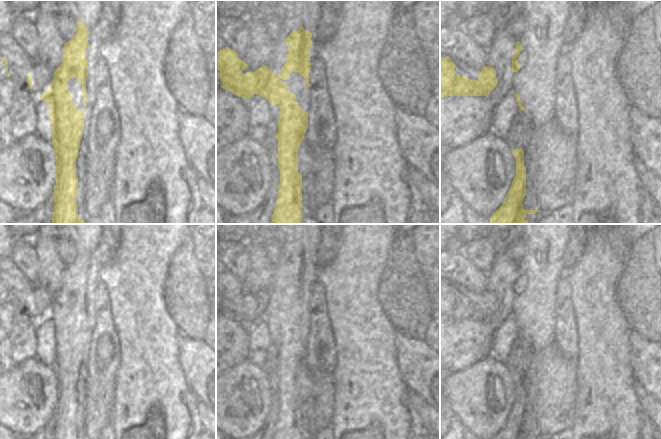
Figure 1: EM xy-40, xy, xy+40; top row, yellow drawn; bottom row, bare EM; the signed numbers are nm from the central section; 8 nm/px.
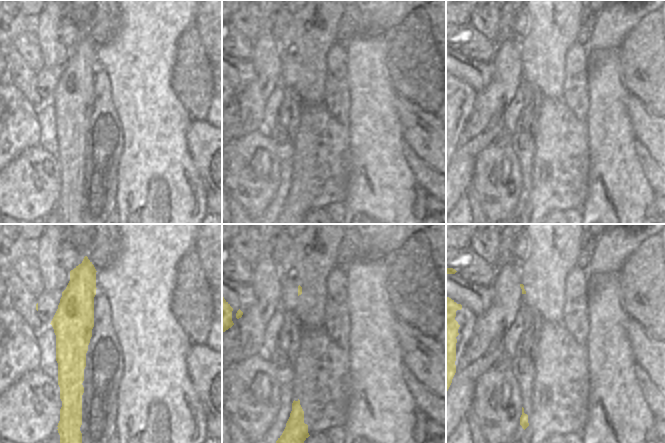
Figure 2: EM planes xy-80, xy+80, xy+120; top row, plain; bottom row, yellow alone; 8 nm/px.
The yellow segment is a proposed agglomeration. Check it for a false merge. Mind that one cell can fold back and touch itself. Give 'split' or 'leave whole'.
split

